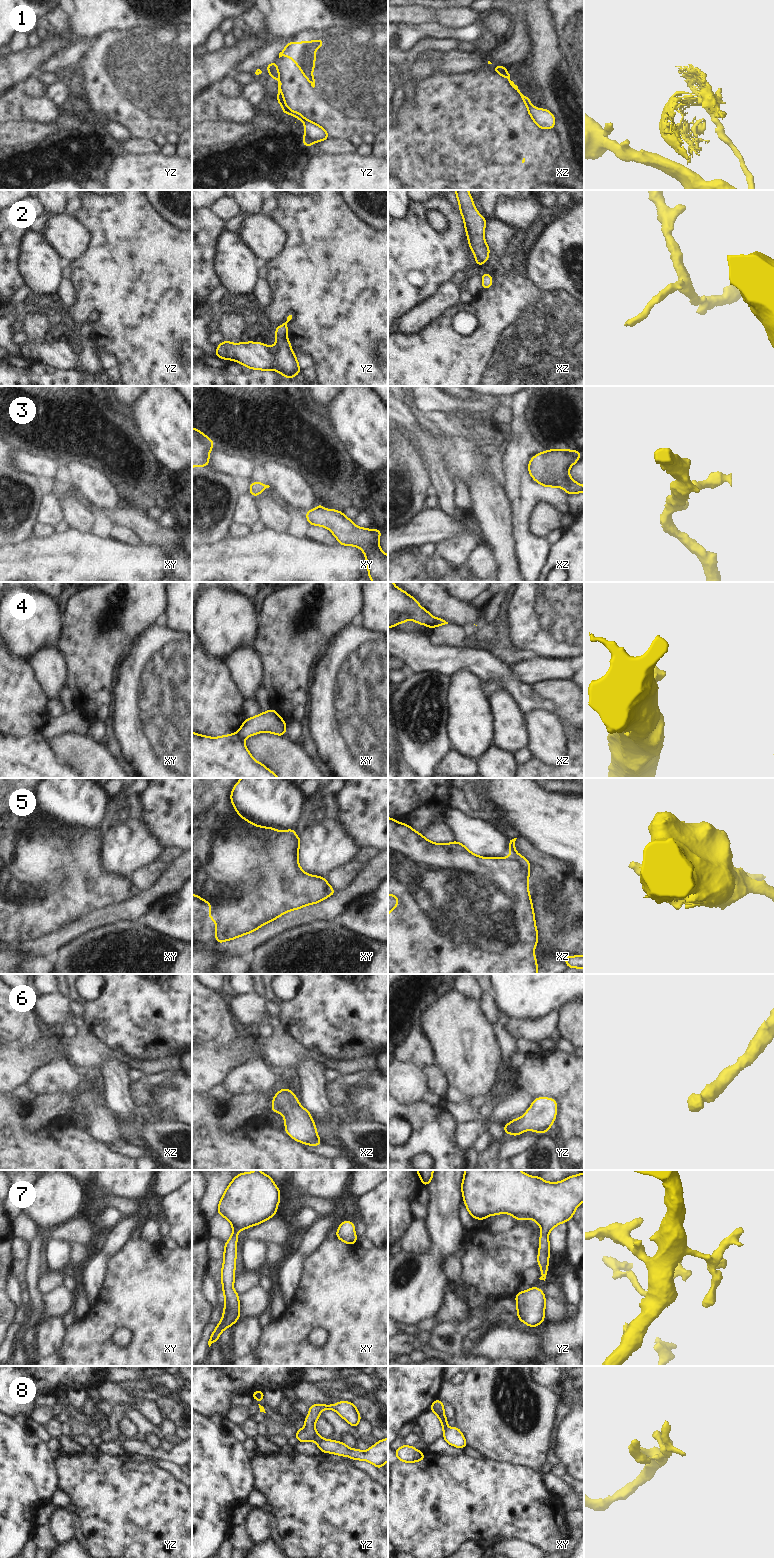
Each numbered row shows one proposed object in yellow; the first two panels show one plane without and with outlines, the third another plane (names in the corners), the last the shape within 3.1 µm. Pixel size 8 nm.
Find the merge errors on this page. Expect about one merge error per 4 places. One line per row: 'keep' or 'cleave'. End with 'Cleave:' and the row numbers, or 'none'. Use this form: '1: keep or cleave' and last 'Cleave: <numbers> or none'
1: cleave
2: keep
3: keep
4: cleave
5: cleave
6: keep
7: keep
8: keep
Cleave: 1, 4, 5

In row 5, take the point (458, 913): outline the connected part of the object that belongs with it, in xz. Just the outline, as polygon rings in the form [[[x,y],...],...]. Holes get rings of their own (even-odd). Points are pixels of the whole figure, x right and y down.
[[[388,817],[388,895],[395,896],[399,901],[393,910],[388,912],[388,970],[390,974],[537,974],[537,959],[533,953],[538,943],[538,931],[535,924],[534,909],[528,890],[528,876],[524,868],[512,857],[484,858],[470,852],[465,845],[454,841],[448,844],[437,844],[427,840],[407,824],[402,824]]]

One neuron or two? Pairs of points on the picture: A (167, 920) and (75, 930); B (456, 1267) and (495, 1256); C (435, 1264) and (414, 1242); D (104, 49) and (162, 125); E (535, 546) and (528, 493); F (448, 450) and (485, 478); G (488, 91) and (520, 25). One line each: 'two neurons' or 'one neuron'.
A: two neurons
B: two neurons
C: two neurons
D: one neuron
E: one neuron
F: two neurons
G: two neurons

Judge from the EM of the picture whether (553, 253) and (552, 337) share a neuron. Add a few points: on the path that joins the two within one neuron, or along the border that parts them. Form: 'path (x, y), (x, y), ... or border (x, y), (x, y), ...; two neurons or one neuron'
border (531, 282), (542, 290), (564, 290), (573, 298); two neurons

